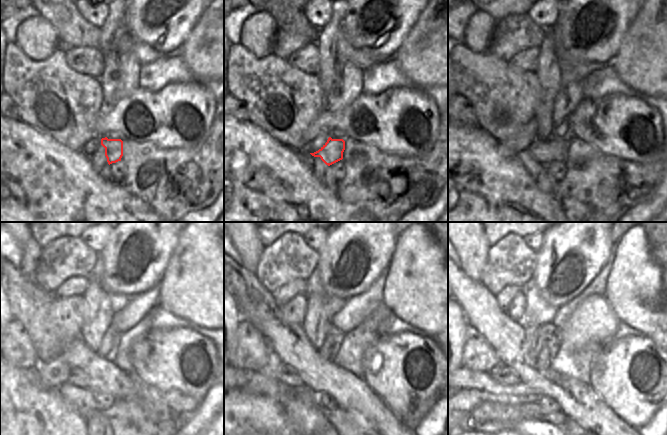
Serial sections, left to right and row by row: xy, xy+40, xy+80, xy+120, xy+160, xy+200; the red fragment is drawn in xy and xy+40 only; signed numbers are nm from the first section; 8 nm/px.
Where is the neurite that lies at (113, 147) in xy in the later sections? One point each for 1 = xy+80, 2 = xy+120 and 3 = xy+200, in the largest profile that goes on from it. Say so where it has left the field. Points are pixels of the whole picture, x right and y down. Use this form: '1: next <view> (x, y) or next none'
1: next xy+80 (545, 152)
2: next xy+120 (77, 378)
3: next xy+200 (502, 374)

